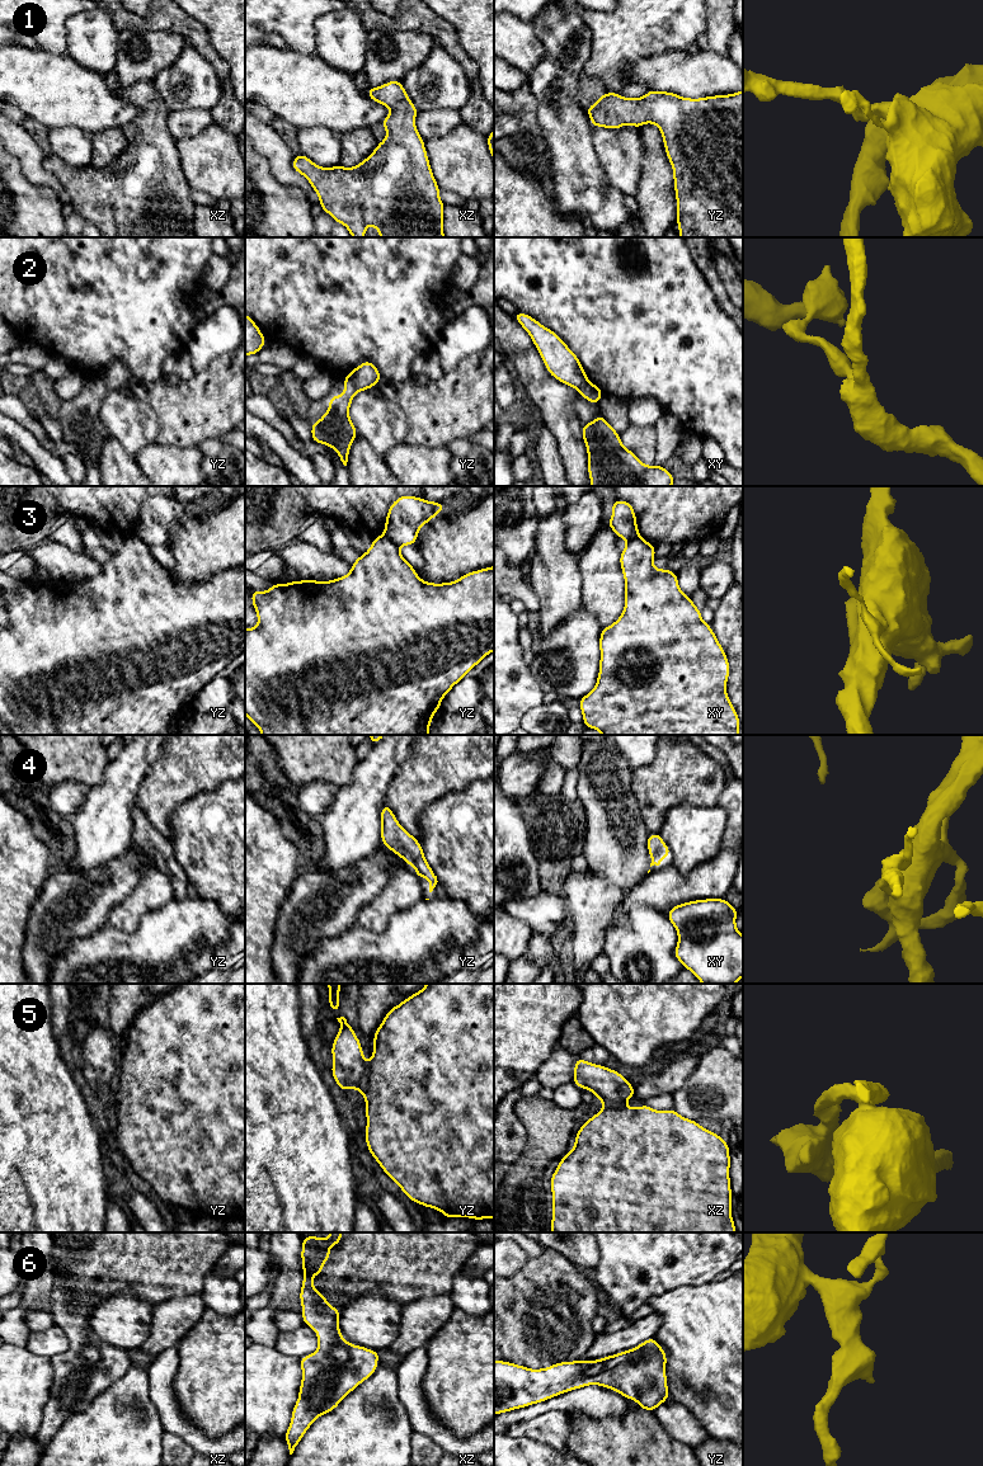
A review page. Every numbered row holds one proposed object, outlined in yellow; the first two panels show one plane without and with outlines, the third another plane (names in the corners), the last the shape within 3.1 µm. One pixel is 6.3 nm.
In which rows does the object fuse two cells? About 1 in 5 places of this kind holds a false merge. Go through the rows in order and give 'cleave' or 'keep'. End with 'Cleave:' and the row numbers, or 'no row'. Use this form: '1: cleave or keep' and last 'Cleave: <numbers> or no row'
1: keep
2: cleave
3: cleave
4: keep
5: cleave
6: keep
Cleave: 2, 3, 5

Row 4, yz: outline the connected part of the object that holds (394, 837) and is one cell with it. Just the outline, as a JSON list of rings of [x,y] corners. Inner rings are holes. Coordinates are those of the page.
[[[389,805],[381,807],[381,842],[406,864],[414,866],[418,878],[427,877],[429,892],[433,891],[438,881],[425,861],[422,844],[399,824]]]

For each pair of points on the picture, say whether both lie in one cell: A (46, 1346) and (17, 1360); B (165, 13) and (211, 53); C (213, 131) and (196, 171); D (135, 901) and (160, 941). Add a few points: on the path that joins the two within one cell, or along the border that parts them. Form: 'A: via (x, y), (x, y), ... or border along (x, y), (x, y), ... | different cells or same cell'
A: border along (24, 1346), (32, 1353), (45, 1356), (48, 1360) | different cells
B: via (177, 19), (200, 42) | same cell
C: via (213, 141), (213, 154), (206, 161) | same cell
D: border along (170, 900), (149, 910), (133, 931), (117, 928) | different cells

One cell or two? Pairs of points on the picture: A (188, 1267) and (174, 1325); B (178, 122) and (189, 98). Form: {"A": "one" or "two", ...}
{"A": "two", "B": "two"}

